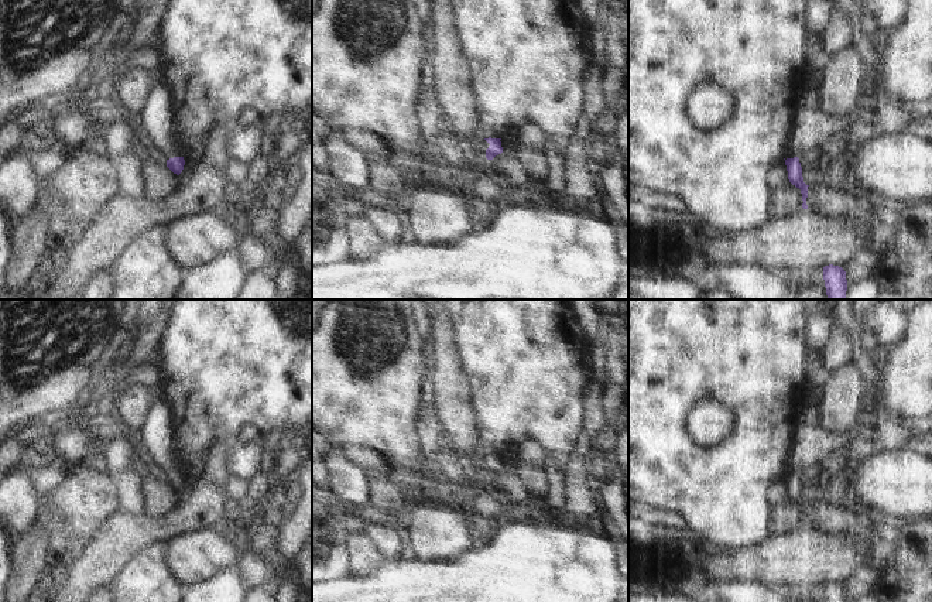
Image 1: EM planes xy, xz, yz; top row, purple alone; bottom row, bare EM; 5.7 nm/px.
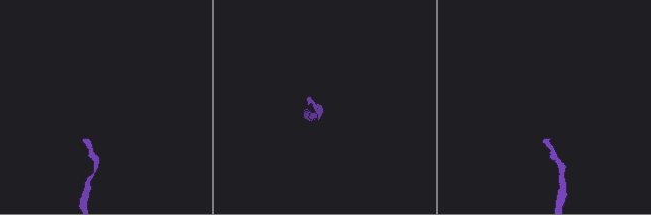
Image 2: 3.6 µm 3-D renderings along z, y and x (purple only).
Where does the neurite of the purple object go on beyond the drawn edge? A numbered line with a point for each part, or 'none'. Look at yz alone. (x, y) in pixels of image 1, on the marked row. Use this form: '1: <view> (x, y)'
none

